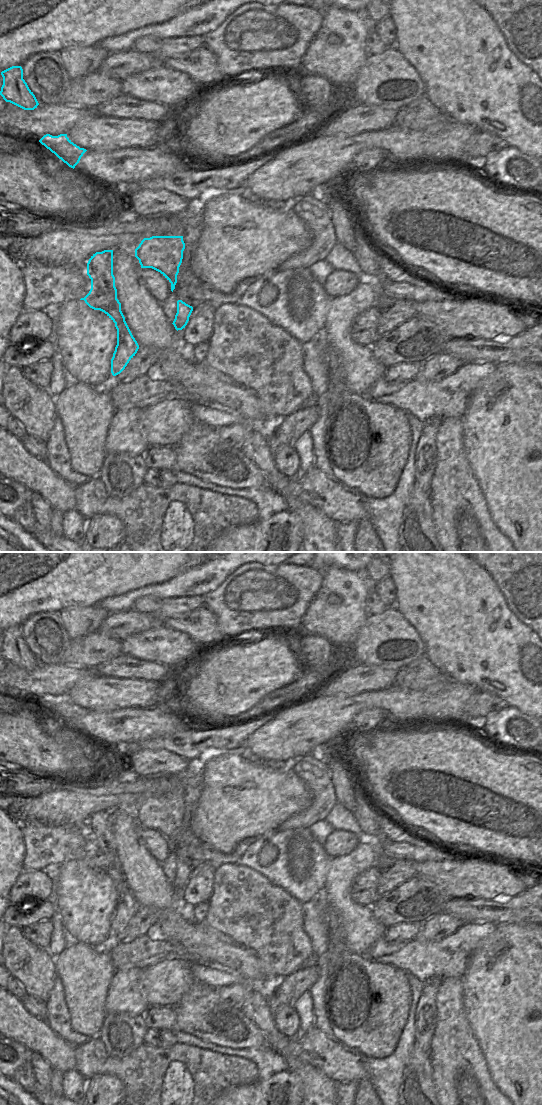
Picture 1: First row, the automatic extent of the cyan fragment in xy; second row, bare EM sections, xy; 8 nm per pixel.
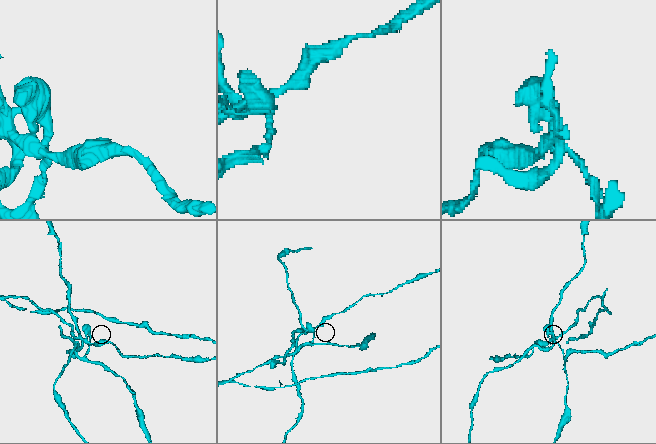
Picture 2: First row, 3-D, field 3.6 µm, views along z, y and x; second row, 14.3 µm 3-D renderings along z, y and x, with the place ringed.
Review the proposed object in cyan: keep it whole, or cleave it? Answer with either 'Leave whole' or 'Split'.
Split

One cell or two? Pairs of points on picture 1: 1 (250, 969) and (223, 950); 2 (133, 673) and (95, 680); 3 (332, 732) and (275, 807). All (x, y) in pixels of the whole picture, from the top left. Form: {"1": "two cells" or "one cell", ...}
{"1": "one cell", "2": "two cells", "3": "two cells"}

